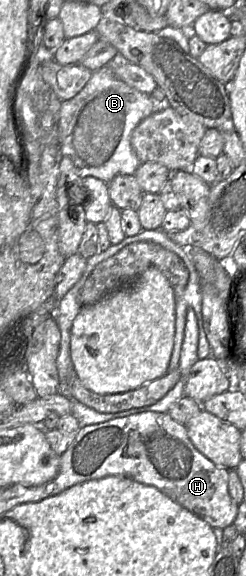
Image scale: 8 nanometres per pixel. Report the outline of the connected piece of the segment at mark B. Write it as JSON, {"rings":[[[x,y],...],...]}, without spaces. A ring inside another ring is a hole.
{"rings":[[[104,66],[96,71],[93,71],[89,81],[75,97],[70,100],[62,101],[59,111],[59,145],[61,152],[63,156],[68,156],[73,161],[75,172],[81,178],[93,176],[108,184],[117,175],[133,175],[136,169],[141,164],[141,161],[138,159],[131,145],[132,131],[143,119],[155,112],[161,112],[167,109],[168,107],[170,107],[170,103],[167,97],[165,97],[161,101],[157,101],[152,97],[152,94],[148,95],[128,86],[125,82],[121,81],[114,75],[113,71],[109,66]]]}

